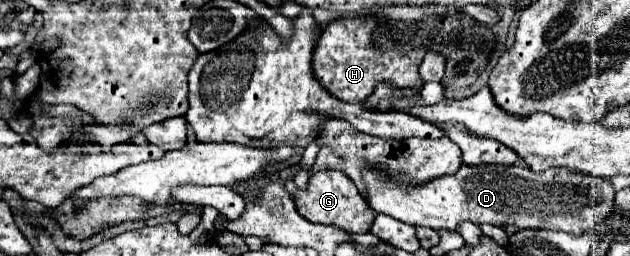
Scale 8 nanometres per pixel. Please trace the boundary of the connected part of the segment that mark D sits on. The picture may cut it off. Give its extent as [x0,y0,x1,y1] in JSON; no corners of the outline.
[362,163,614,235]

